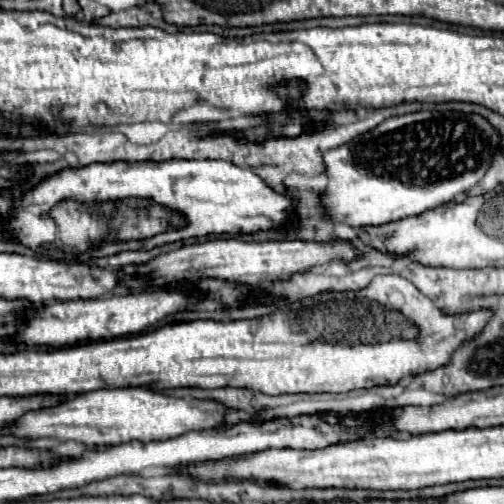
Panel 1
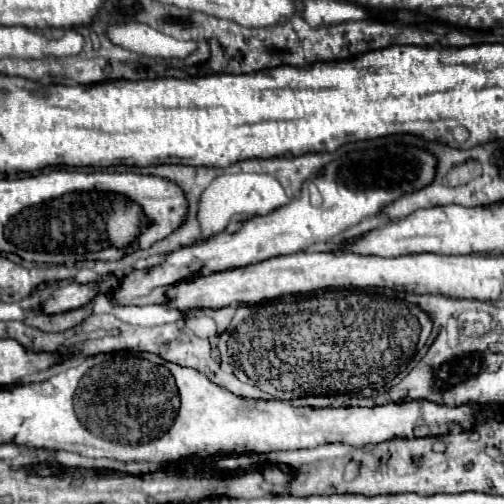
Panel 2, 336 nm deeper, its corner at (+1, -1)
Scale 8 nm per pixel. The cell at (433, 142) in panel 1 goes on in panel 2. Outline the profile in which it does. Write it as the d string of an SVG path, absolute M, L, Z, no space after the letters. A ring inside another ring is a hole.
M389 142L367 150L347 152L345 156L329 162L323 172L303 182L301 194L289 204L265 214L253 216L245 226L235 232L219 232L209 240L197 242L193 246L179 248L165 258L163 266L153 266L145 270L133 270L121 282L121 290L113 294L113 300L119 304L163 304L167 286L173 286L181 280L213 274L229 268L247 266L281 254L295 254L305 246L331 242L347 228L363 222L365 218L379 216L381 210L405 194L417 192L431 186L437 172L437 158L421 146ZM309 194L319 194L321 204L313 206Z

